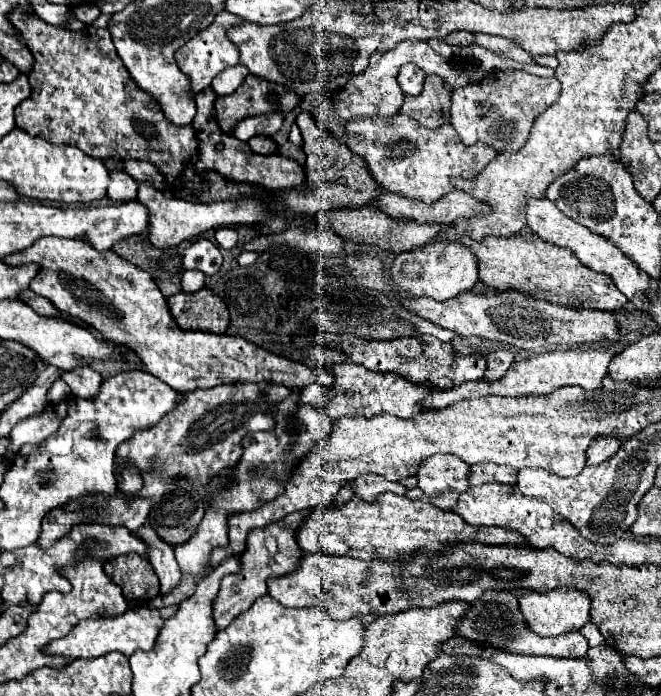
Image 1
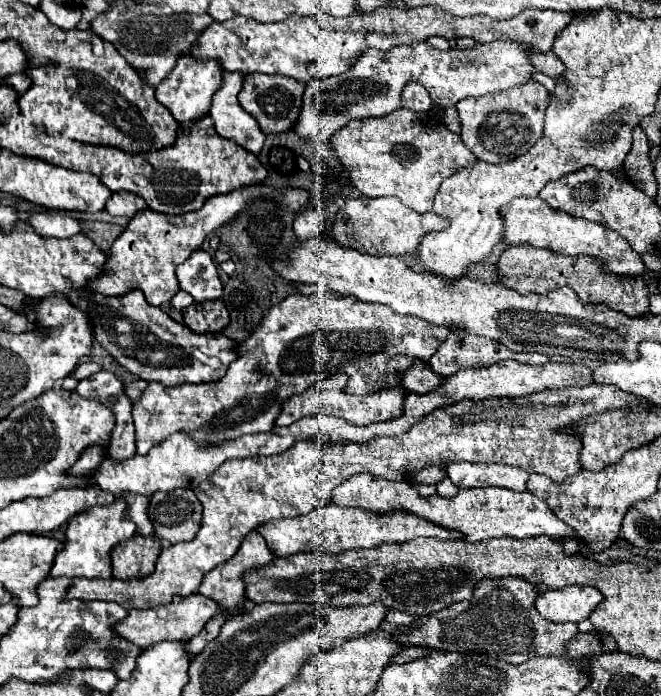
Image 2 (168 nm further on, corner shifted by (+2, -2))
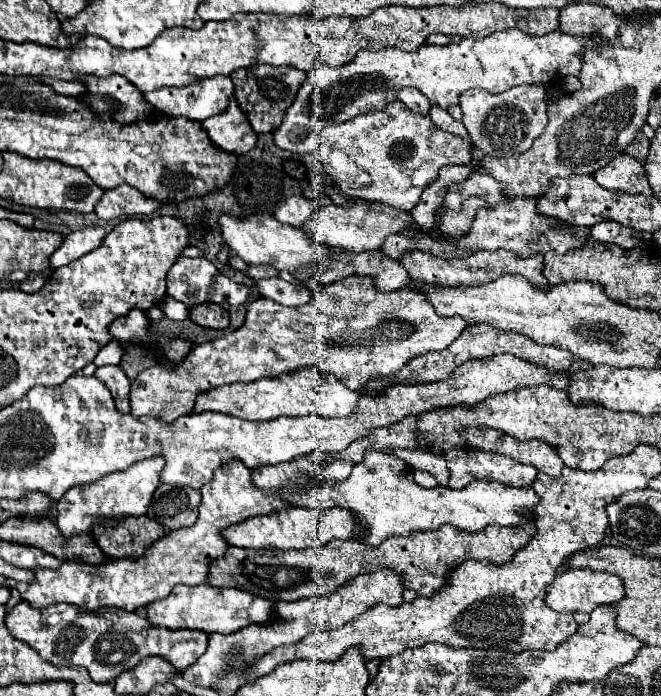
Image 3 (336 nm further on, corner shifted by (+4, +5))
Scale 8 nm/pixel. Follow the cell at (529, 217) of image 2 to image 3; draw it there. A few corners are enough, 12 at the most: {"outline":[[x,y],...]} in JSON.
{"outline":[[488,174],[450,184],[442,208],[480,208],[454,242],[520,257],[582,246],[574,228],[546,218],[536,198],[508,198]]}

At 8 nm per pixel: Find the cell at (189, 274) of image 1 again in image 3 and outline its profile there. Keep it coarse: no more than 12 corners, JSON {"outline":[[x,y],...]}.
{"outline":[[164,298],[158,306],[172,320],[186,320],[182,302]]}

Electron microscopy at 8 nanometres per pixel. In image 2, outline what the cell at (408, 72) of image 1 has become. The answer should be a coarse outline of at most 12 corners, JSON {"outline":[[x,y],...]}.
{"outline":[[406,85],[402,107],[428,113],[432,99],[422,85]]}

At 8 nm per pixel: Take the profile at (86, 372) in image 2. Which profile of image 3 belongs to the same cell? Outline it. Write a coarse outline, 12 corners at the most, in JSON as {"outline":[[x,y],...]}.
{"outline":[[108,342],[94,358],[96,366],[118,364],[122,342]]}

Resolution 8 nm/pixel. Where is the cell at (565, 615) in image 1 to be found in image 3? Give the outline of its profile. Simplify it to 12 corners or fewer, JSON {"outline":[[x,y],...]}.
{"outline":[[564,570],[544,602],[560,614],[590,614],[618,602],[618,576]]}

